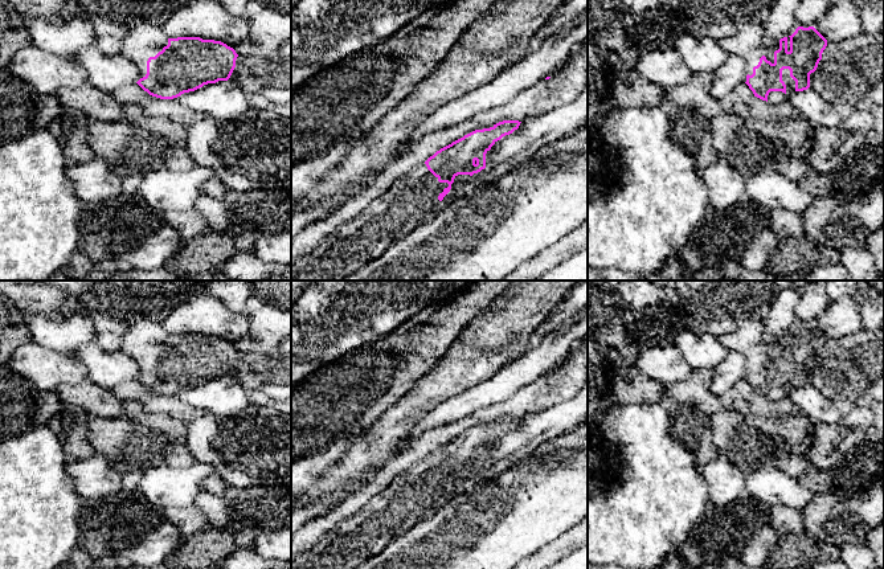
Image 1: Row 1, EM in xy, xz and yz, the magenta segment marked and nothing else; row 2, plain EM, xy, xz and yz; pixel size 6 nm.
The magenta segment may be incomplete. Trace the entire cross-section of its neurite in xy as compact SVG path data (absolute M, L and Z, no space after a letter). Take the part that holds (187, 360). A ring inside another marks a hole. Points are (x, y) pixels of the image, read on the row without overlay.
M139 320L130 326L123 333L120 351L138 361L140 376L136 380L160 396L173 396L204 381L228 377L238 353L233 344L221 337L200 333L168 335L161 324L150 320Z

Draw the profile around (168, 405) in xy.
M138 380L120 382L111 392L122 401L136 401L146 412L164 414L189 423L205 414L202 410L183 402L177 394L160 396L150 392Z

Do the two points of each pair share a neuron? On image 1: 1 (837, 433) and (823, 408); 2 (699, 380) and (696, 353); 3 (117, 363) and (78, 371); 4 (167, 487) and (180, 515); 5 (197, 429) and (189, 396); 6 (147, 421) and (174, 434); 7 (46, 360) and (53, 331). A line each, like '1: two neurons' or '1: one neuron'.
1: two neurons
2: two neurons
3: two neurons
4: two neurons
5: two neurons
6: one neuron
7: two neurons

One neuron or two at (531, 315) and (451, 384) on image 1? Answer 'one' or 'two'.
one

